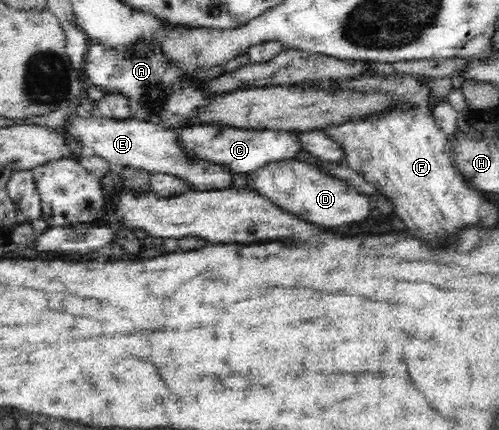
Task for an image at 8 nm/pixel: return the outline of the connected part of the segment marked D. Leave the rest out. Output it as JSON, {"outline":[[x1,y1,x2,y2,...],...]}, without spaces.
{"outline":[[295,158,277,160,248,172,247,185,249,185,249,190,267,197,283,211,293,213,303,221,309,221,321,227,357,223,357,221,367,219,371,213,376,213,369,196,360,194,353,186,335,176,326,174,325,171,319,170,312,164]]}

